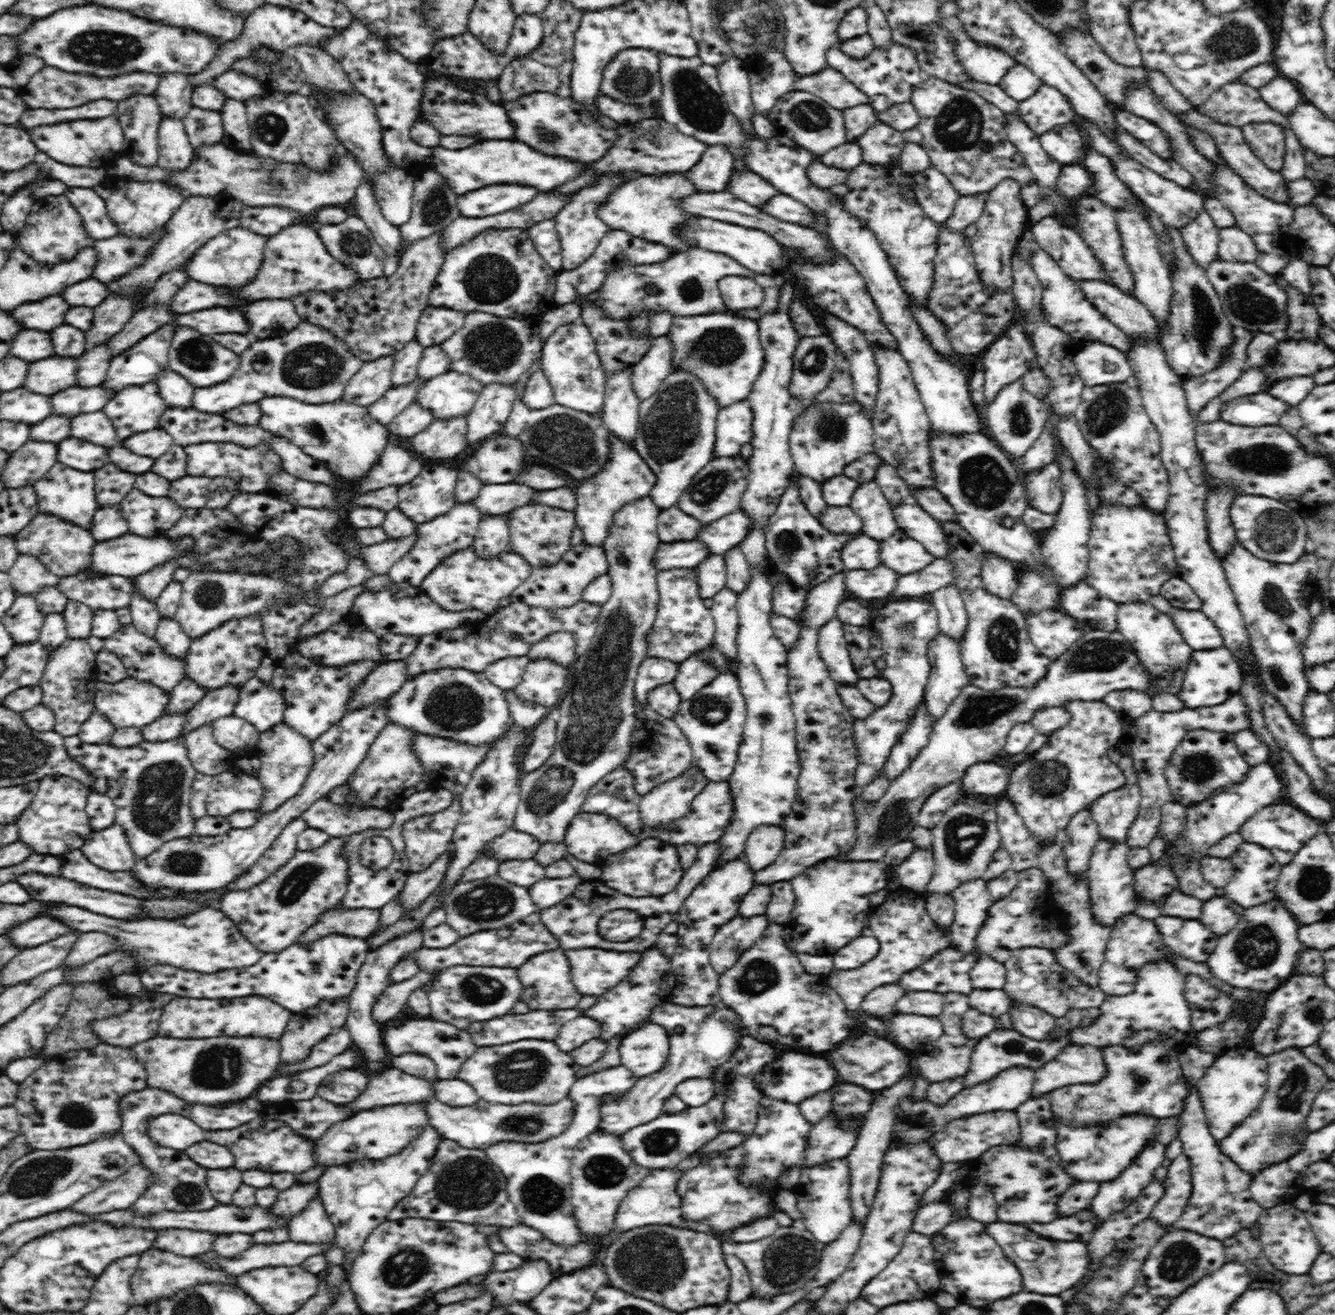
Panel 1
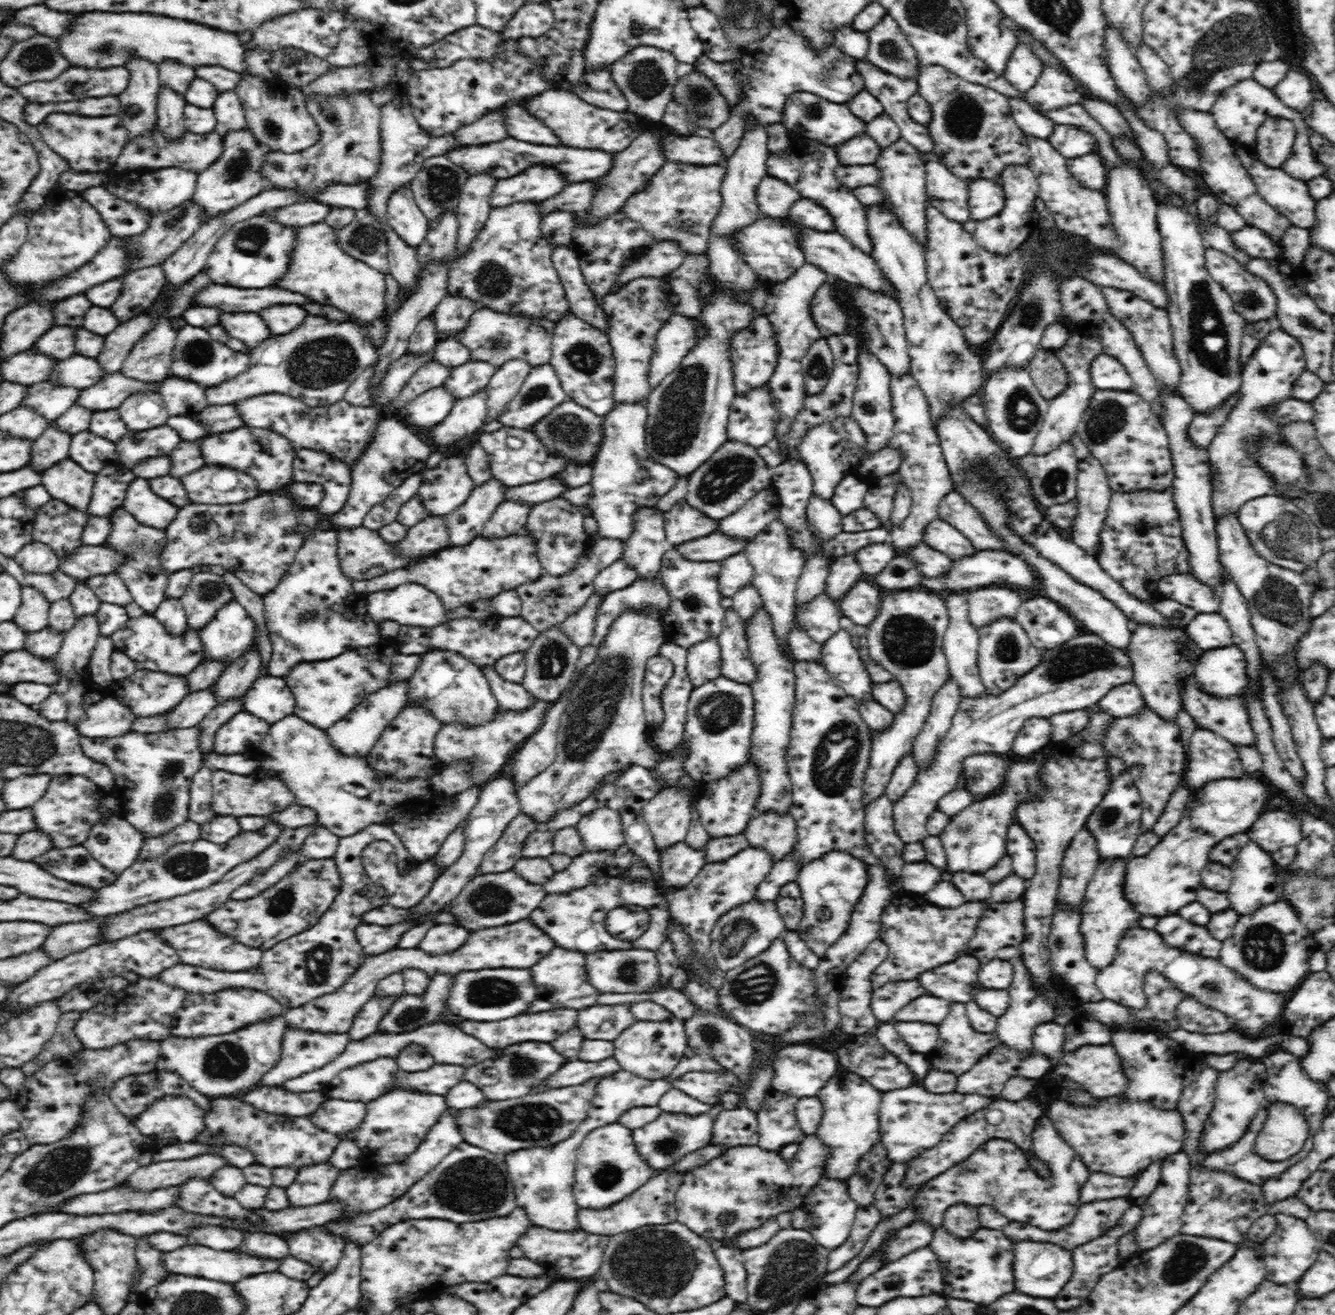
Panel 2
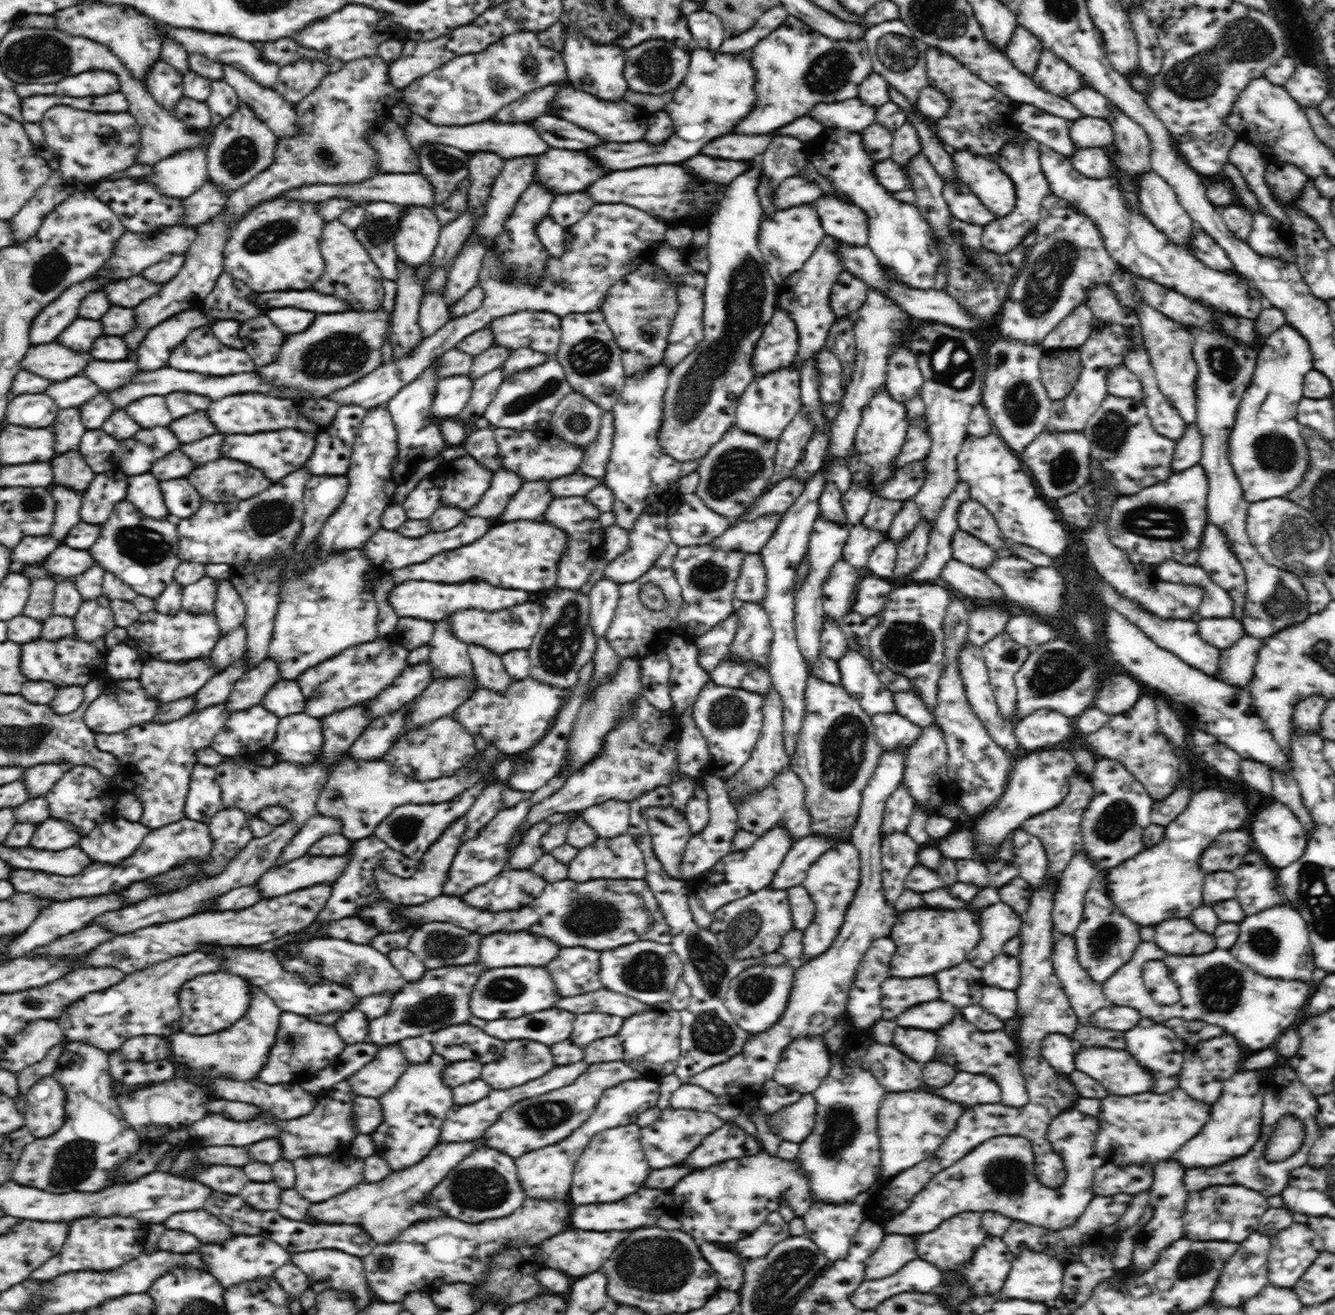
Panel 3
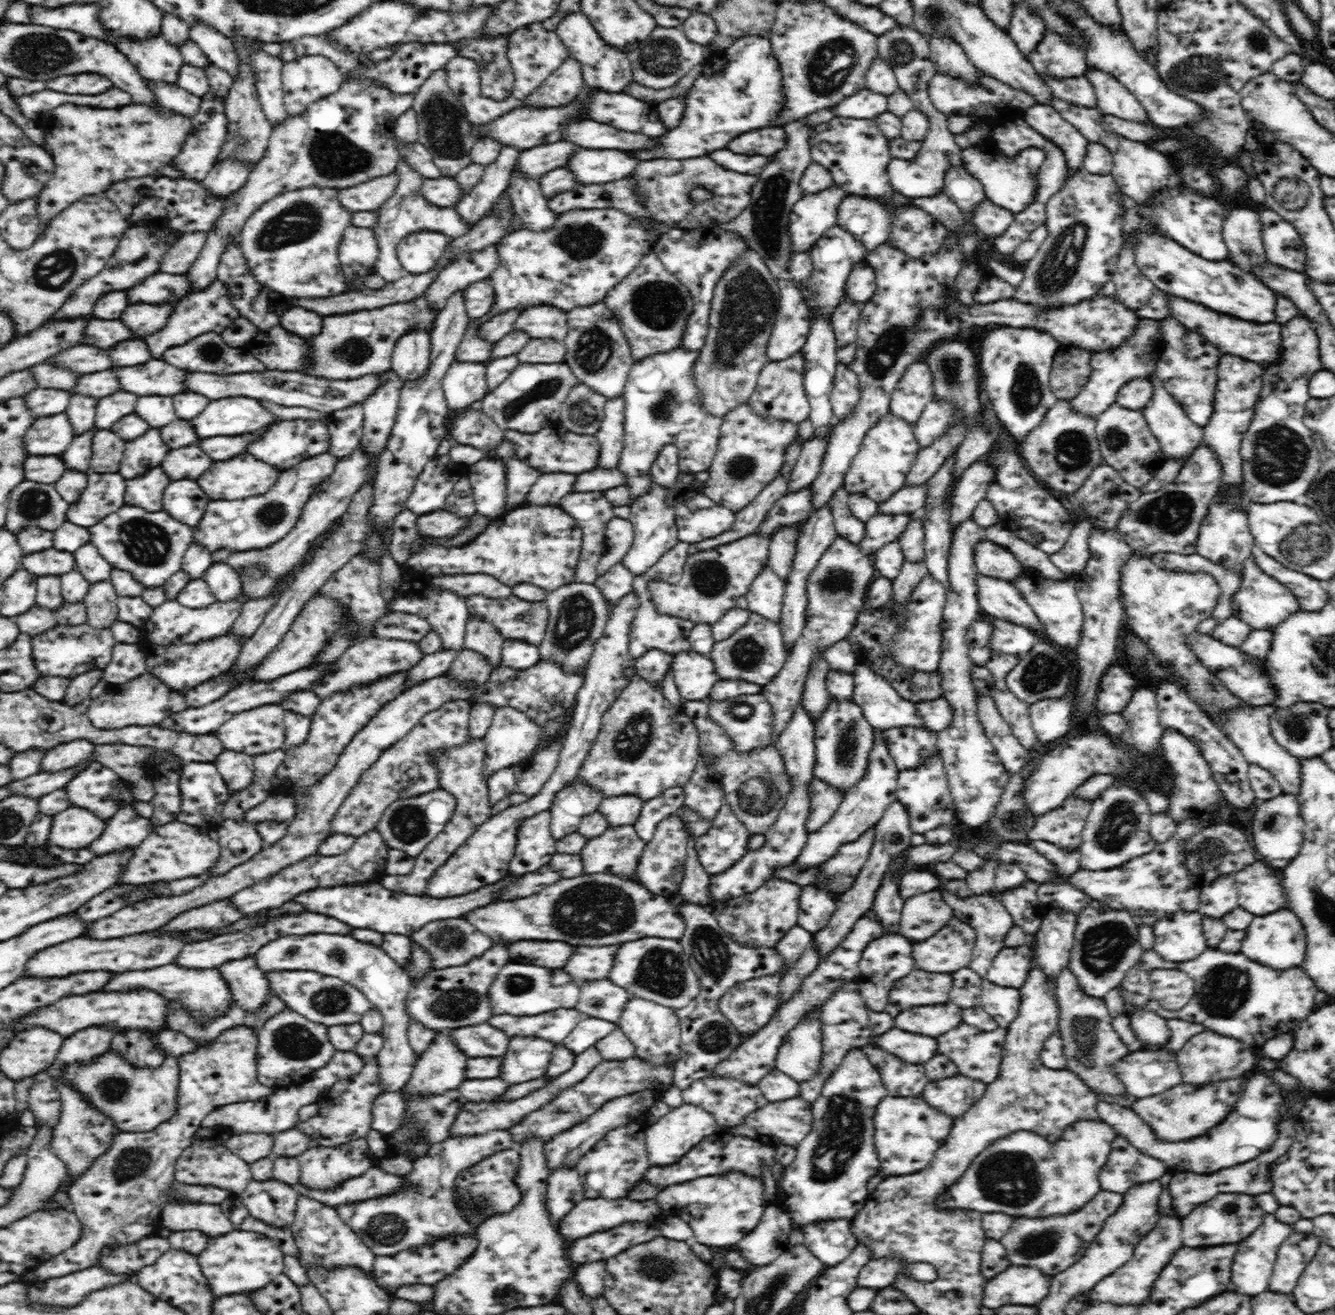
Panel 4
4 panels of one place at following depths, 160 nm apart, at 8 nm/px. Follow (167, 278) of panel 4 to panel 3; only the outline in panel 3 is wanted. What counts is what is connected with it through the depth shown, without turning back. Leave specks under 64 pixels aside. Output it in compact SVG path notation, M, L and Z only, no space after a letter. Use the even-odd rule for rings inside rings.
M140 274L128 279L118 280L114 284L108 284L106 288L103 288L102 292L108 297L108 301L112 305L134 308L142 304L144 300L156 296L162 290L162 286L164 285L146 280Z

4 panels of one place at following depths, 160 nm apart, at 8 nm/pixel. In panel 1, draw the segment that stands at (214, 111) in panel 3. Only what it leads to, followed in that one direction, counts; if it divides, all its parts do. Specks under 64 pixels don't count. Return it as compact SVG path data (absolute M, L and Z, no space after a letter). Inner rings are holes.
M227 98L219 111L224 127L223 142L235 151L251 152L251 130L244 102Z

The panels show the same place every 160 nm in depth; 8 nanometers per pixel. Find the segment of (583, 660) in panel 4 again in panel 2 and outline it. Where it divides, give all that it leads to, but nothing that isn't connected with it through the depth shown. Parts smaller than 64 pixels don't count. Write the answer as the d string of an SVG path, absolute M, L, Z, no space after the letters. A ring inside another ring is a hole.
M558 624L550 626L548 630L539 632L532 646L525 652L526 672L521 685L536 699L546 700L551 704L560 700L576 678L580 655L581 648L561 631Z

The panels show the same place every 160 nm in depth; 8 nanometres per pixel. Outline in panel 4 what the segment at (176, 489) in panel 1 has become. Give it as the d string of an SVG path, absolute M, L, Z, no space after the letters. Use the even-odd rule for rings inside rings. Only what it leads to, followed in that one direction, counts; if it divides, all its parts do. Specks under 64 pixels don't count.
M240 454L238 458L232 458L226 462L214 462L212 468L208 468L206 474L201 474L196 482L211 500L242 500L268 492L278 480L280 472L282 470L270 468L260 460L252 458L250 454Z

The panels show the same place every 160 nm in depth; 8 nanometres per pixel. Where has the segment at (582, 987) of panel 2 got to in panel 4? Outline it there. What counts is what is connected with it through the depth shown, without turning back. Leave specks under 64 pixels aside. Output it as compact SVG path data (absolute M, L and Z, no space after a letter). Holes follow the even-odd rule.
M618 945L598 946L598 948L574 948L572 958L562 968L574 980L574 984L582 986L588 980L607 978L613 965Z

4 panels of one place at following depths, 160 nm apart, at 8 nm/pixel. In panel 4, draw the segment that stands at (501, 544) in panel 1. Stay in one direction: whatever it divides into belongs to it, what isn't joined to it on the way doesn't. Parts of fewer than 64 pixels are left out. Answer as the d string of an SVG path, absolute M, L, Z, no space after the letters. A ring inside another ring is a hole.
M565 472L542 473L530 487L530 492L525 496L522 505L557 505L559 500L572 492L572 485L576 482L576 477L577 474L566 474Z

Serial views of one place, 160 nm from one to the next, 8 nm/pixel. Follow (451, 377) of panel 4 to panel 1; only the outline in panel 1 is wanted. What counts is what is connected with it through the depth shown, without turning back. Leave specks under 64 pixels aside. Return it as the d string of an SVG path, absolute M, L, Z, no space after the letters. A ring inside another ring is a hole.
M414 402L396 416L392 422L389 422L387 429L392 437L409 441L413 436L430 426L434 420L431 410L422 409L422 406Z

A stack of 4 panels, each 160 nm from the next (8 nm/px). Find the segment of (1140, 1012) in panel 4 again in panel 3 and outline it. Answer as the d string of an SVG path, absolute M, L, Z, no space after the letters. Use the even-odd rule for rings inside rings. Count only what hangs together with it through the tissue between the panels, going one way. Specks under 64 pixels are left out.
M1140 1018L1138 1026L1124 1032L1125 1050L1137 1060L1137 1063L1147 1068L1153 1076L1152 1092L1164 1094L1179 1087L1179 1074L1184 1062L1184 1048L1188 1046L1185 1039L1162 1024L1156 1024L1151 1018Z

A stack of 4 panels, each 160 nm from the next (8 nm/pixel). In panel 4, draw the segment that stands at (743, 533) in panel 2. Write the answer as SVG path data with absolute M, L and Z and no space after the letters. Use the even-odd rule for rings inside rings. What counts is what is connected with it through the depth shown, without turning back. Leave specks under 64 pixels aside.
M812 436L807 441L801 442L802 450L788 481L788 493L798 492L806 486L811 486L812 481L820 472L820 465L828 446L828 437Z

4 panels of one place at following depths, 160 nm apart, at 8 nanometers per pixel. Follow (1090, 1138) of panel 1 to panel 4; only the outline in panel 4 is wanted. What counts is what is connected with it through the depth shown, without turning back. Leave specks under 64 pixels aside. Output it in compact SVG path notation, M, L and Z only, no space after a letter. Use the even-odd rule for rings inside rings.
M1242 1078L1238 1080L1220 1080L1216 1084L1206 1086L1188 1086L1188 1084L1177 1084L1160 1094L1139 1098L1129 1107L1144 1121L1152 1127L1154 1134L1164 1142L1180 1142L1188 1138L1196 1138L1206 1134L1212 1126L1220 1124L1228 1110L1234 1106L1242 1086Z

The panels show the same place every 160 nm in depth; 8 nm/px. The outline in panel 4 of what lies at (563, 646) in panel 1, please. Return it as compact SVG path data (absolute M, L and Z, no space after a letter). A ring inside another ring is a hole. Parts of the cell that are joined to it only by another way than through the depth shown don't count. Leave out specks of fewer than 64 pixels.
M618 562L611 566L606 574L599 576L593 584L600 589L611 608L622 596L633 590L631 584L634 577L632 572Z

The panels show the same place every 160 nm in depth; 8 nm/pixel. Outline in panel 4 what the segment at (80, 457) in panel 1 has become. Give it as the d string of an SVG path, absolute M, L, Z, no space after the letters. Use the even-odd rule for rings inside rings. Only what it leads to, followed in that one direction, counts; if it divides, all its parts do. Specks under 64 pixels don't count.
M111 429L95 432L92 437L92 456L89 470L94 473L118 473L122 462L125 441Z

